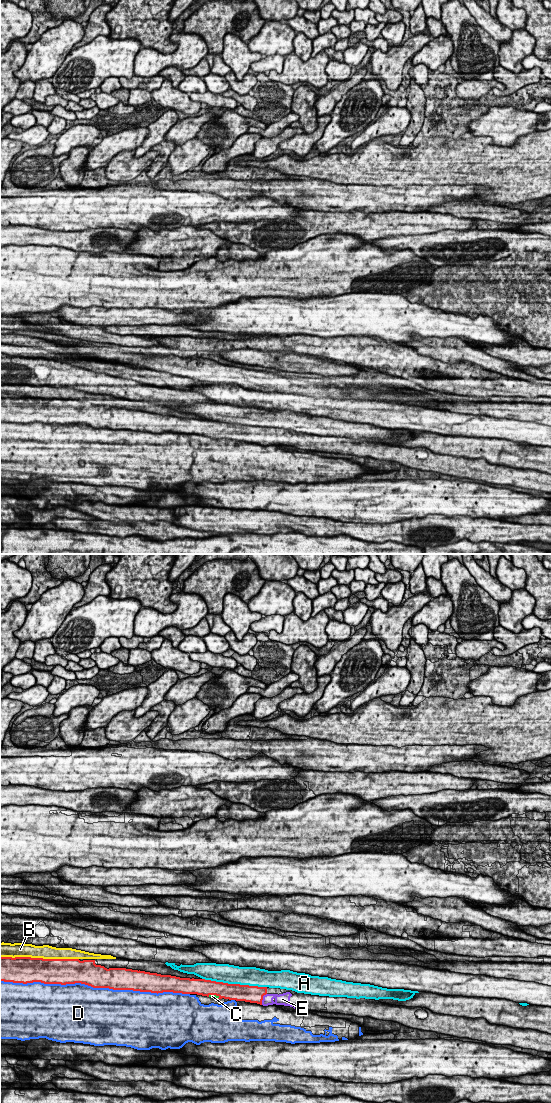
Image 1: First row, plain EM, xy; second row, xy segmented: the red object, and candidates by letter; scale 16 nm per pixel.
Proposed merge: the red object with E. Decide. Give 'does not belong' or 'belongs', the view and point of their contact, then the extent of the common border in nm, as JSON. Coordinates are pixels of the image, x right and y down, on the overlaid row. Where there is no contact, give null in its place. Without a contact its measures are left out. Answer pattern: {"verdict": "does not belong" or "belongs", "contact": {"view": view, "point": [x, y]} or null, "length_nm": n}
{"verdict": "does not belong", "contact": {"view": "xy", "point": [262, 999]}, "length_nm": 200}

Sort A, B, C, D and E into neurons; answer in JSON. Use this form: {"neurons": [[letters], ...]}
{"neurons": [["A", "C", "E"], ["B"], ["D"]]}

